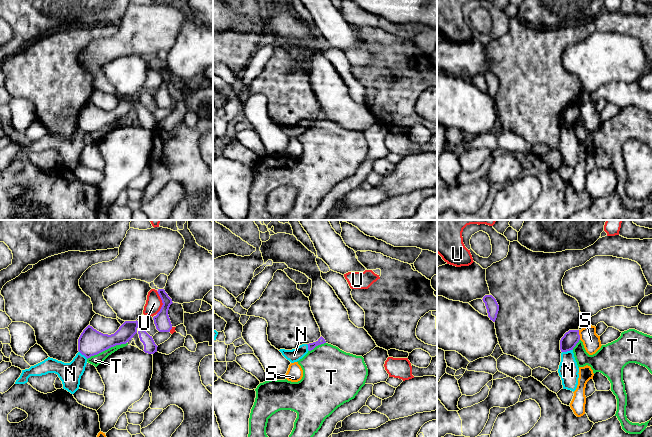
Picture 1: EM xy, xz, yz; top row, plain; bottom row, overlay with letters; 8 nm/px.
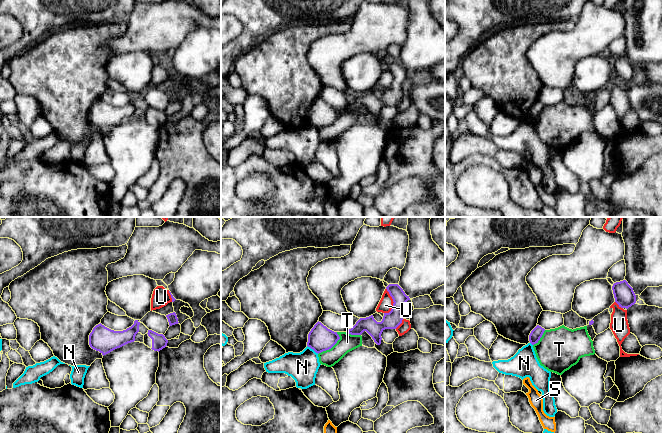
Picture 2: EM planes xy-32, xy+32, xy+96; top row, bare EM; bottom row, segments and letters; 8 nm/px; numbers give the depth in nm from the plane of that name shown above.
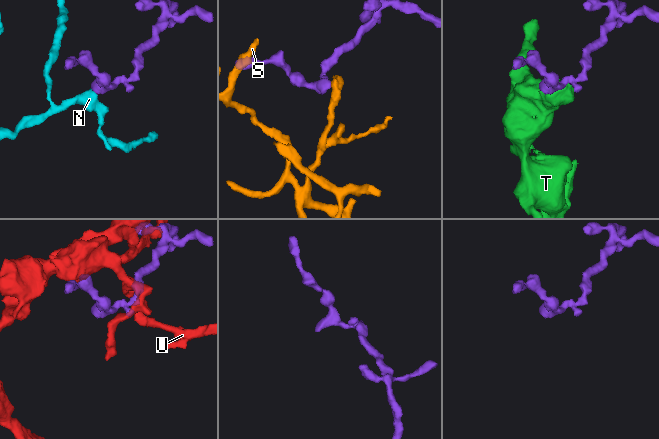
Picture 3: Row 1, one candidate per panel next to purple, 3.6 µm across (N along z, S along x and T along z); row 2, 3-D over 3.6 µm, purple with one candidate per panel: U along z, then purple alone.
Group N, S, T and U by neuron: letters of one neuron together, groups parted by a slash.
N / S / T / U

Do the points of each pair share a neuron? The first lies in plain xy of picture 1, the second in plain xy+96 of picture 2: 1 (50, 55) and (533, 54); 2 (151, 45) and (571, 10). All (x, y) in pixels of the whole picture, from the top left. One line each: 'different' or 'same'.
1: different
2: different

